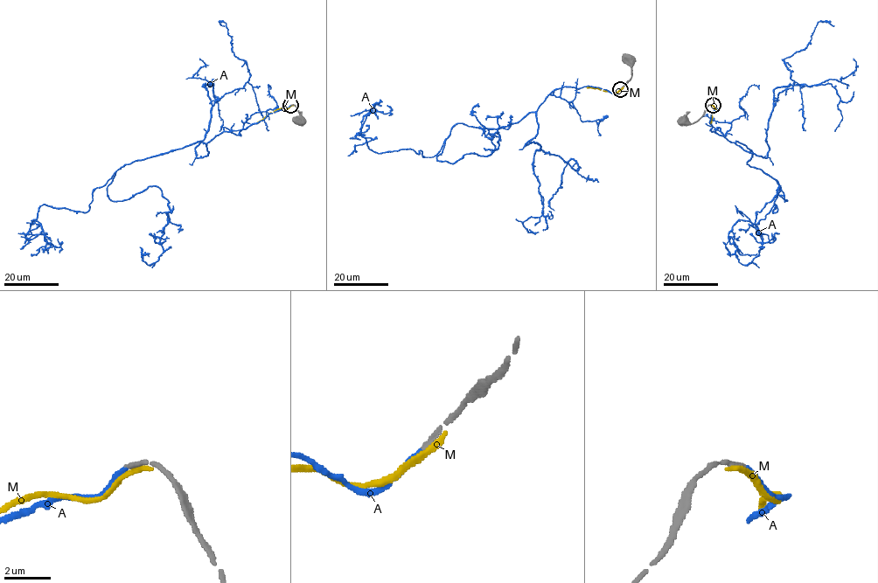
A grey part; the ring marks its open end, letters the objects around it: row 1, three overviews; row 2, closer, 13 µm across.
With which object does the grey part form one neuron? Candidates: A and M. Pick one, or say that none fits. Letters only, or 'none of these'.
A

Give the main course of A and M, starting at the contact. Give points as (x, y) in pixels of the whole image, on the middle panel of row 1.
A: (621, 89), (561, 86), (508, 126), (456, 123), (436, 160), (498, 147), (479, 107)
M: (622, 88), (616, 92), (587, 87)

